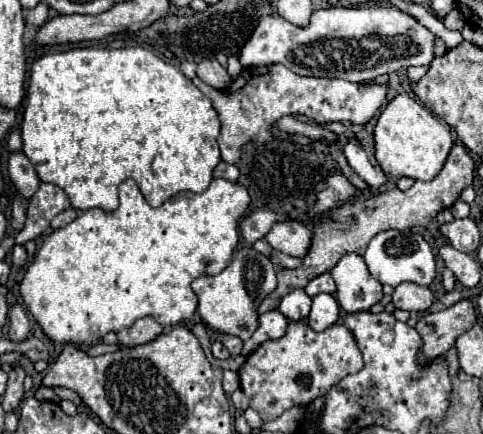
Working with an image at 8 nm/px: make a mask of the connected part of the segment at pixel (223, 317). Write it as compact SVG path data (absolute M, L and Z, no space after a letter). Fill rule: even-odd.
M241 247L233 253L229 265L219 273L219 275L201 275L191 283L193 293L199 299L197 311L201 319L221 331L221 333L231 333L247 341L255 329L257 329L257 307L259 303L277 287L275 279L275 267L269 261L269 257L257 253L251 247Z

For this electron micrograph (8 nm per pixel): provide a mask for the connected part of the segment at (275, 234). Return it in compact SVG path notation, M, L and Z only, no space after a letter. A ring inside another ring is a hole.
M285 219L271 227L271 231L265 235L265 241L273 249L277 249L285 255L305 257L305 253L309 251L309 245L311 245L311 235L313 235L313 231L309 227L305 227L303 223Z

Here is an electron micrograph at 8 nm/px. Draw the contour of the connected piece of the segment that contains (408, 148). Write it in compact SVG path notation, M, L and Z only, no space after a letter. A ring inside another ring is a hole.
M407 93L397 95L387 103L377 119L375 131L375 159L381 169L391 175L391 179L411 177L419 181L431 181L443 167L451 147L453 137L447 125L443 125L425 105L419 105Z

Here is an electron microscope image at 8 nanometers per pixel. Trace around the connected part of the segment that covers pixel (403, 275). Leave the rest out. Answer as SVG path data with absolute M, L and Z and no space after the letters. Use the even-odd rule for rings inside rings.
M397 229L377 233L371 239L363 257L365 257L369 273L383 285L387 283L391 287L397 287L403 281L411 281L411 283L427 287L435 279L435 255L431 251L431 245L425 241L421 233L397 231Z

